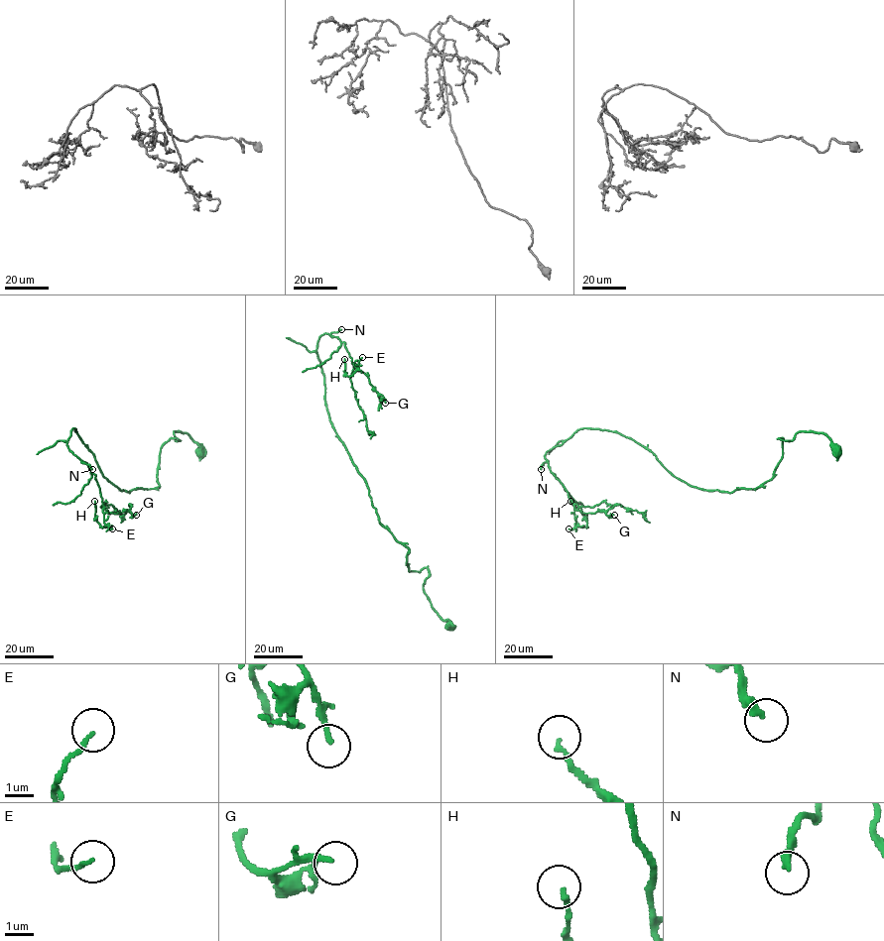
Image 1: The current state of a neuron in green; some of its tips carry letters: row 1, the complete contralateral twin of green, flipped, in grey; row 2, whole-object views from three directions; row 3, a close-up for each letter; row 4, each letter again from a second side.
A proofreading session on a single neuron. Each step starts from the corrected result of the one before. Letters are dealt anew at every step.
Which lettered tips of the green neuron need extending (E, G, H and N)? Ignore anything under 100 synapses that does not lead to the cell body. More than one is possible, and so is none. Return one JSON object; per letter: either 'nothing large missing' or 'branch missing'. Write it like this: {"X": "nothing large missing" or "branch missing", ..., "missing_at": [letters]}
{"E": "nothing large missing", "G": "nothing large missing", "H": "nothing large missing", "N": "branch missing", "missing_at": ["N"]}

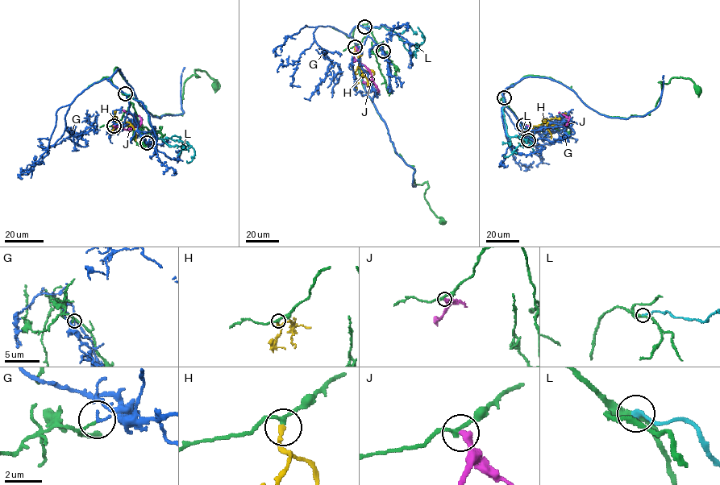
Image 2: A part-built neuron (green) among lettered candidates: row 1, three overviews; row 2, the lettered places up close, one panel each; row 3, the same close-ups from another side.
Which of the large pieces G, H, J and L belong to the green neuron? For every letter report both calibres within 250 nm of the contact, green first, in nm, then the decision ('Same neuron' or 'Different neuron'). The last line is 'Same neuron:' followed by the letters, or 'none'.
G: Thickness 140 nm (green) against 150 nm. Different neuron
H: Thickness 190 nm (green) against 220 nm. Same neuron
J: Thickness 200 nm (green) against 360 nm. Different neuron
L: Thickness 240 nm (green) against 220 nm. Different neuron
Same neuron: H

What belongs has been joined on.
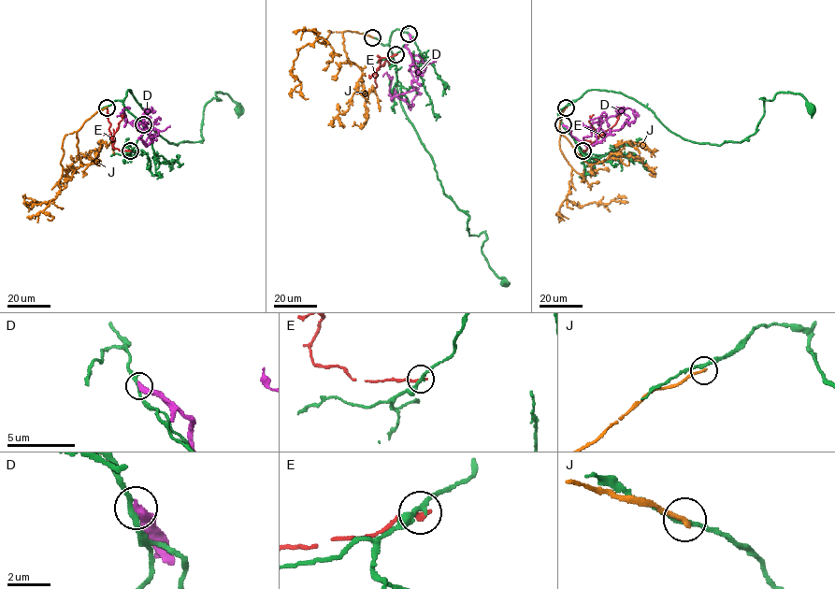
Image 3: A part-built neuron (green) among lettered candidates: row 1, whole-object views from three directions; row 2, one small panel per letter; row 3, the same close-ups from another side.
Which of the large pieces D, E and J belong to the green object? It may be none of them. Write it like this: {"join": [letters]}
{"join": []}

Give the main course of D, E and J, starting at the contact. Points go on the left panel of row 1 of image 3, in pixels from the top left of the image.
D: (143, 125), (140, 137), (146, 146), (151, 136), (131, 123), (142, 122), (146, 108), (152, 112), (151, 107)
E: (130, 150), (112, 147), (106, 107)
J: (107, 107), (76, 131), (64, 135), (60, 192), (53, 200), (26, 203), (42, 203)

